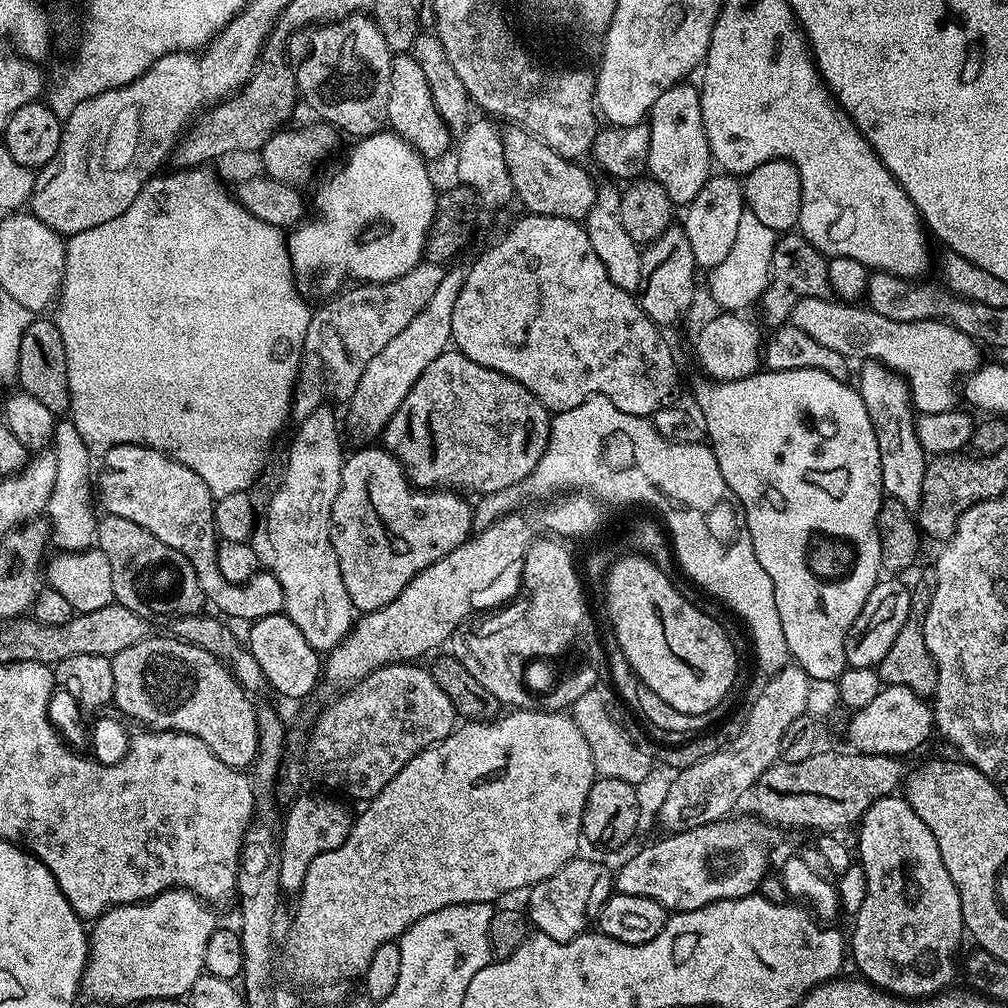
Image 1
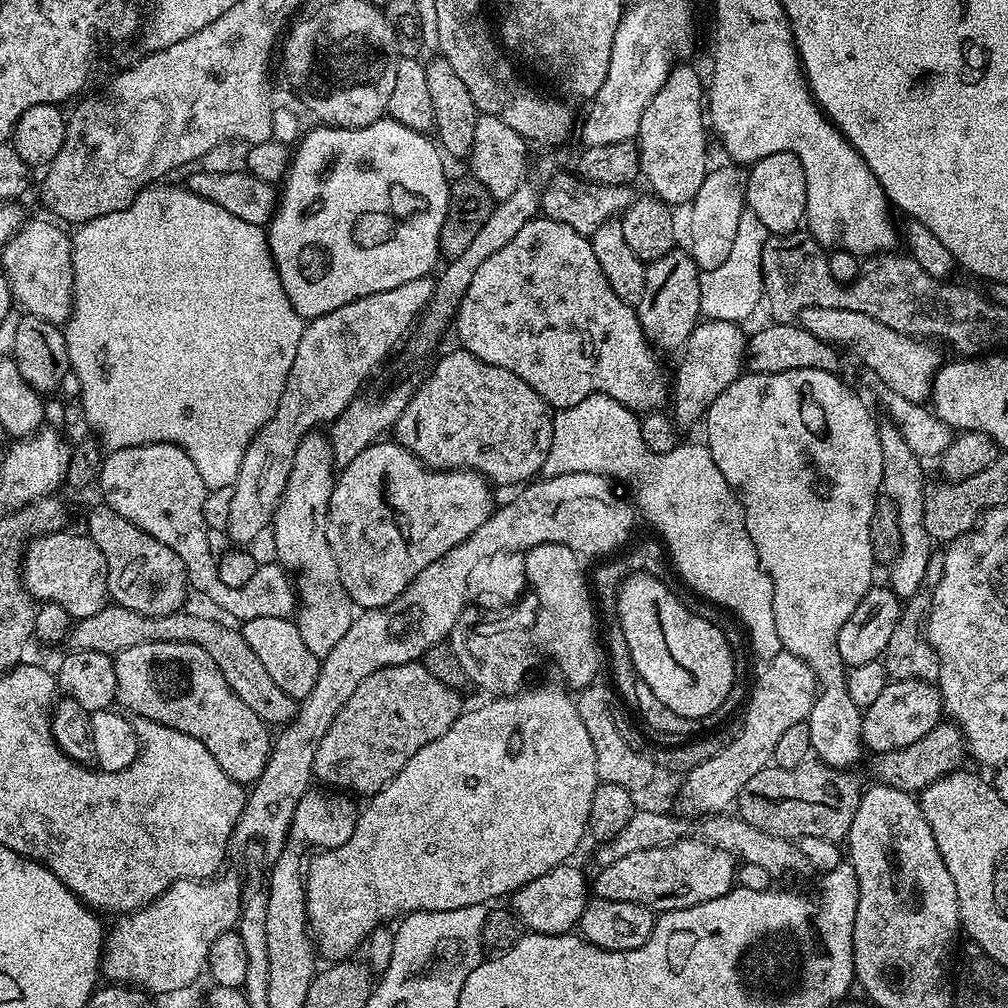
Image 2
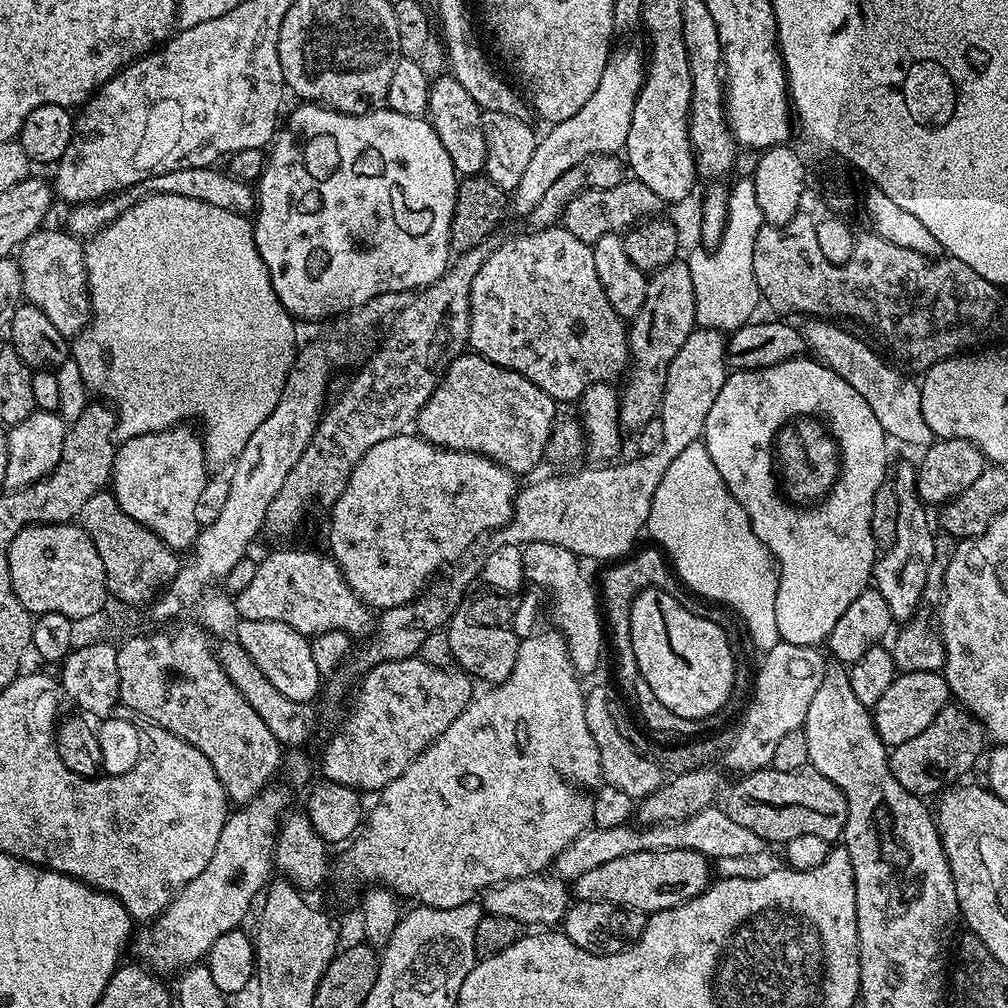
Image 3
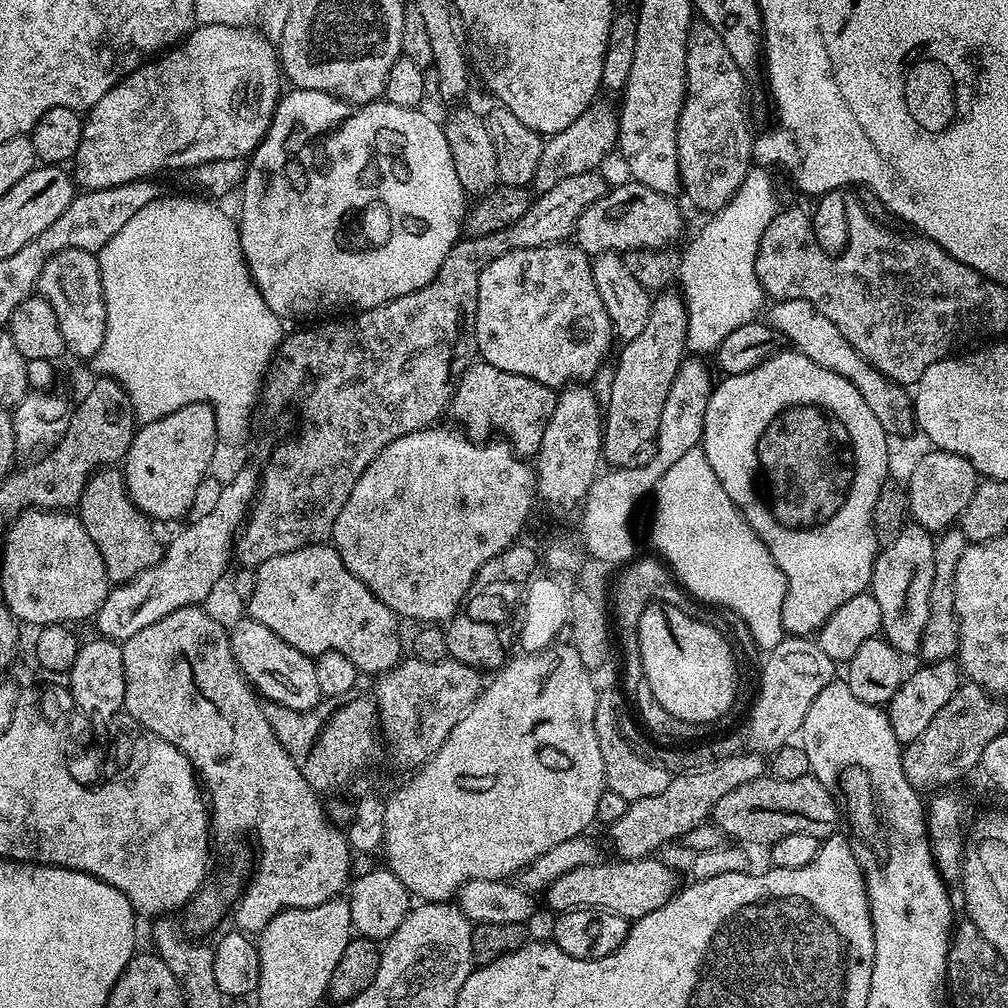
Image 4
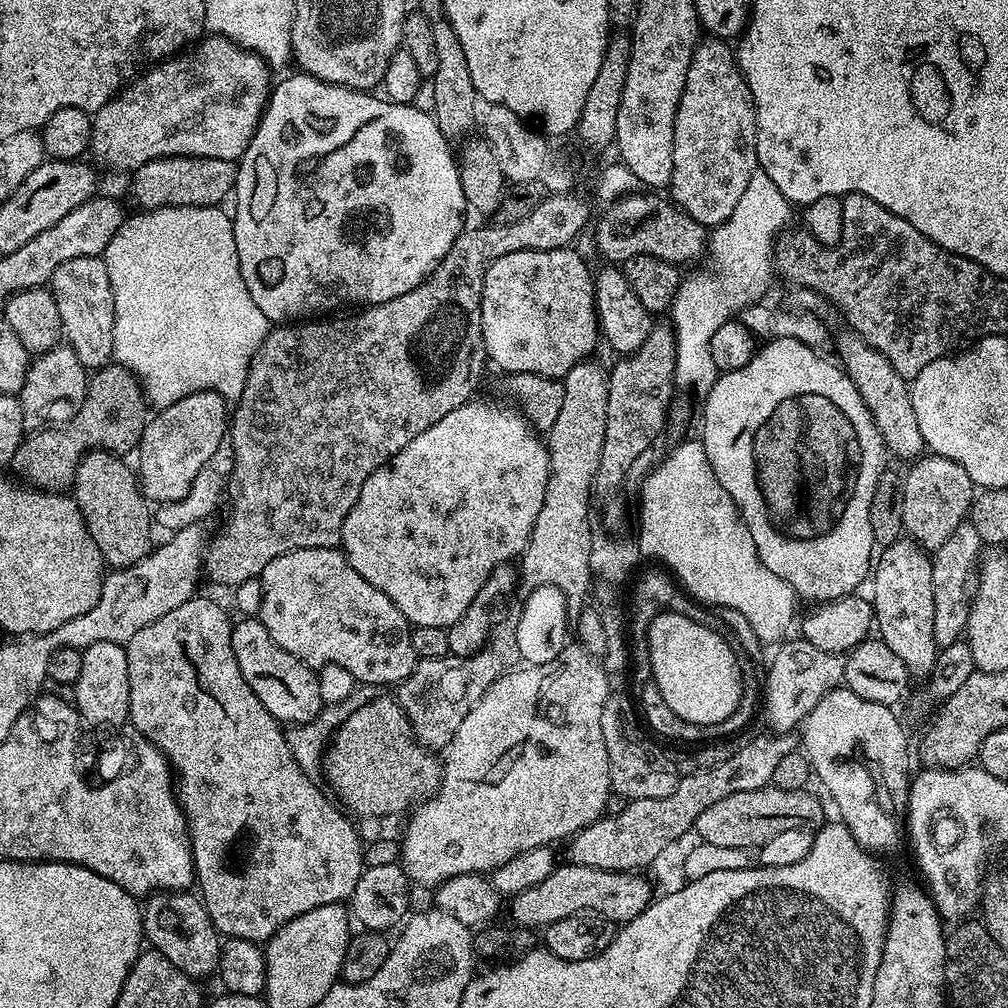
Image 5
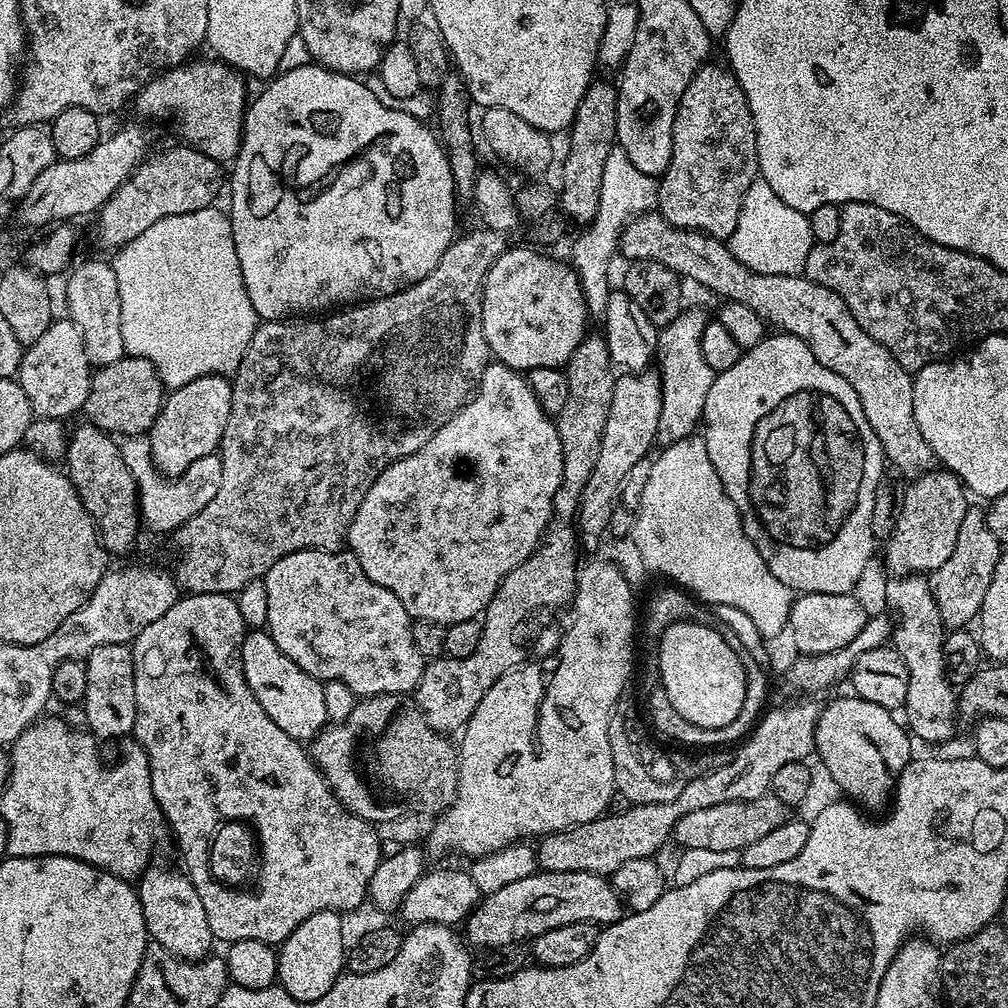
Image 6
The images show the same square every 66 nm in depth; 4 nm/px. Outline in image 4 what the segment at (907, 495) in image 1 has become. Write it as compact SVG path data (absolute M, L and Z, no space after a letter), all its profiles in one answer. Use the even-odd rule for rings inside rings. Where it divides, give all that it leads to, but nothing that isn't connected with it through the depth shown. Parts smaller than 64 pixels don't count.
M909 522L902 526L902 534L890 542L890 546L880 548L872 567L872 583L870 591L878 602L878 610L882 610L883 639L893 644L902 654L919 653L922 642L922 630L926 630L926 618L930 618L930 586L934 582L934 550L936 541L933 533L927 532L922 525Z

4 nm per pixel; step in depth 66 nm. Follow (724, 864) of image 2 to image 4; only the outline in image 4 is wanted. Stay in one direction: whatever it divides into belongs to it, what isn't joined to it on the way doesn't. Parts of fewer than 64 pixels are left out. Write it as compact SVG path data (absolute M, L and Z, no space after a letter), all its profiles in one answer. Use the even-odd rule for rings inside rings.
M612 858L609 864L599 862L578 866L547 887L548 904L556 914L572 912L576 908L601 908L625 916L630 922L640 920L646 914L650 914L650 910L662 907L678 891L675 870L656 859L660 858L642 860Z

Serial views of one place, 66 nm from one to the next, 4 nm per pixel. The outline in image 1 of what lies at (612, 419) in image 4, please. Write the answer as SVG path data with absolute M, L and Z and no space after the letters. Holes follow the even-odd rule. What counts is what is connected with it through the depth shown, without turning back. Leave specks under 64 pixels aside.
M673 226L641 251L642 282L638 299L644 313L658 326L676 324L692 308L696 296L696 260L698 254L691 248L683 227Z

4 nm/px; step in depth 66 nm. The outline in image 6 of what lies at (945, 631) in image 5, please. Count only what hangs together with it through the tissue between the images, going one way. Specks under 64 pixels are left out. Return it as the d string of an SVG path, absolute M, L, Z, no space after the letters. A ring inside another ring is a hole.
M976 506L969 507L962 518L962 526L958 526L958 542L954 542L954 552L946 558L946 562L942 562L930 580L945 629L967 629L971 625L968 623L979 617L982 598L986 598L986 590L990 590L990 578L994 578L1001 551L1002 542L990 534L987 515L981 509L979 512Z

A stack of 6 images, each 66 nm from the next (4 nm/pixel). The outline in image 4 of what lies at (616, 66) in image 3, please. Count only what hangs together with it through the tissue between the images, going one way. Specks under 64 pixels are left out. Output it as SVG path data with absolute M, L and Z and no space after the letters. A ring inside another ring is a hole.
M599 106L587 108L577 120L566 126L566 130L543 141L542 158L538 158L538 170L534 174L531 187L537 193L542 193L550 190L550 186L562 182L562 178L599 169L599 164L617 147L619 135L620 121L613 109L611 112L610 109Z

